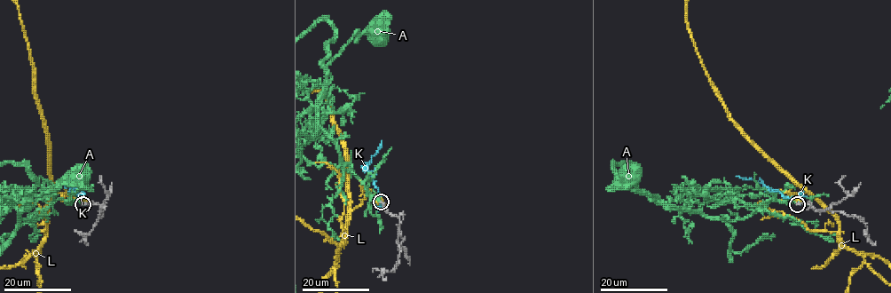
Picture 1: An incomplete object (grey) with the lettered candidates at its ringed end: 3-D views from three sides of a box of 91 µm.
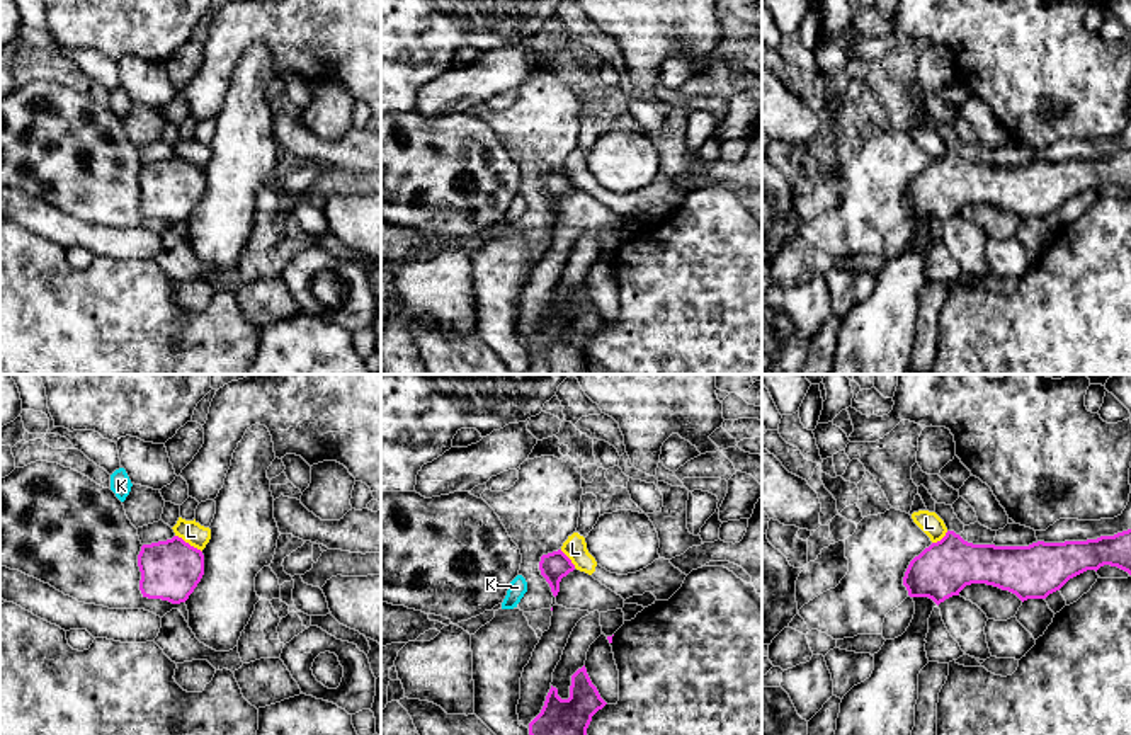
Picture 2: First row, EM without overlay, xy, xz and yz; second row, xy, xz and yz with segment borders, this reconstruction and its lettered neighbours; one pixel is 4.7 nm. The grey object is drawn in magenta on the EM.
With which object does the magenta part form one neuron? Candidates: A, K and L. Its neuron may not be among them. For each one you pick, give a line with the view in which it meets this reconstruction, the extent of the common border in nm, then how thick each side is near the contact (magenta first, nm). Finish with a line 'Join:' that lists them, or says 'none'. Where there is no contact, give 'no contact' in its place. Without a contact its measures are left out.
A: no contact
Join: A

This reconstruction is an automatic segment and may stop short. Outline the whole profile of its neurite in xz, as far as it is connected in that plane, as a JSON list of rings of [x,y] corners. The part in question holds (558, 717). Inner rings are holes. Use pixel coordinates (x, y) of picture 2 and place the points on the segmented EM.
[[[583,665],[571,675],[568,699],[561,699],[558,689],[551,686],[541,713],[529,723],[529,735],[587,735],[592,716],[605,704]]]

